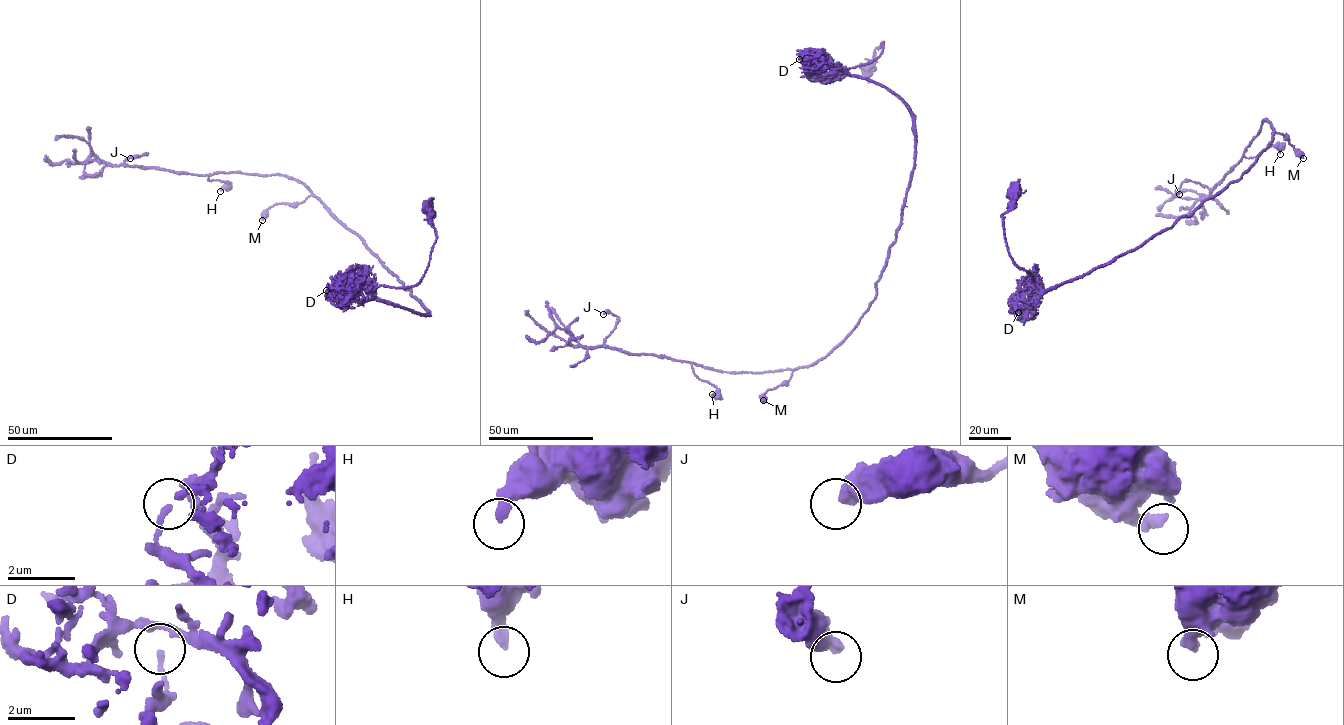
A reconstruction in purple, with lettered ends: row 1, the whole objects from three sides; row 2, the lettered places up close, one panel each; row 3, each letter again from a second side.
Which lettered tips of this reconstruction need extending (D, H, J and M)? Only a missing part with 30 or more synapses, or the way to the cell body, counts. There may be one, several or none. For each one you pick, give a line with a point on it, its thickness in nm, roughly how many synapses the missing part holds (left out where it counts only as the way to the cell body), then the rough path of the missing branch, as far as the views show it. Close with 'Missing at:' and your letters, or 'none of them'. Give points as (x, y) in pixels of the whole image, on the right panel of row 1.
Missing at: none of them

